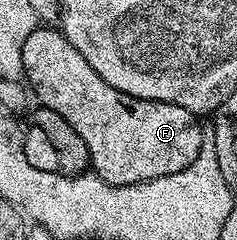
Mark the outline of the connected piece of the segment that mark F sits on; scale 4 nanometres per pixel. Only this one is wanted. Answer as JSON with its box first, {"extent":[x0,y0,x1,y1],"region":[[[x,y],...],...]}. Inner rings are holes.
{"extent":[22,25,203,185],"region":[[[39,25],[24,41],[22,74],[30,82],[37,102],[52,109],[84,137],[90,166],[112,185],[136,185],[156,177],[180,173],[203,154],[199,116],[180,105],[152,101],[112,89],[62,34],[50,25]]]}

